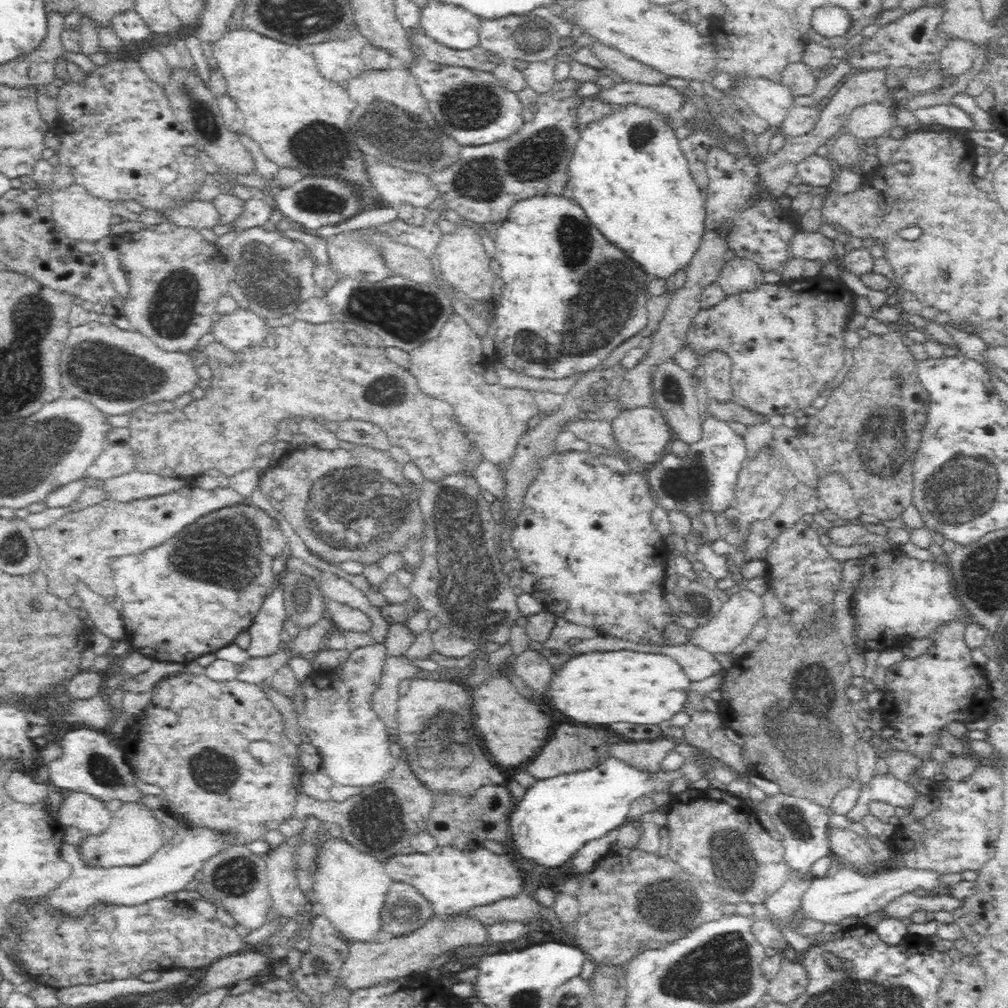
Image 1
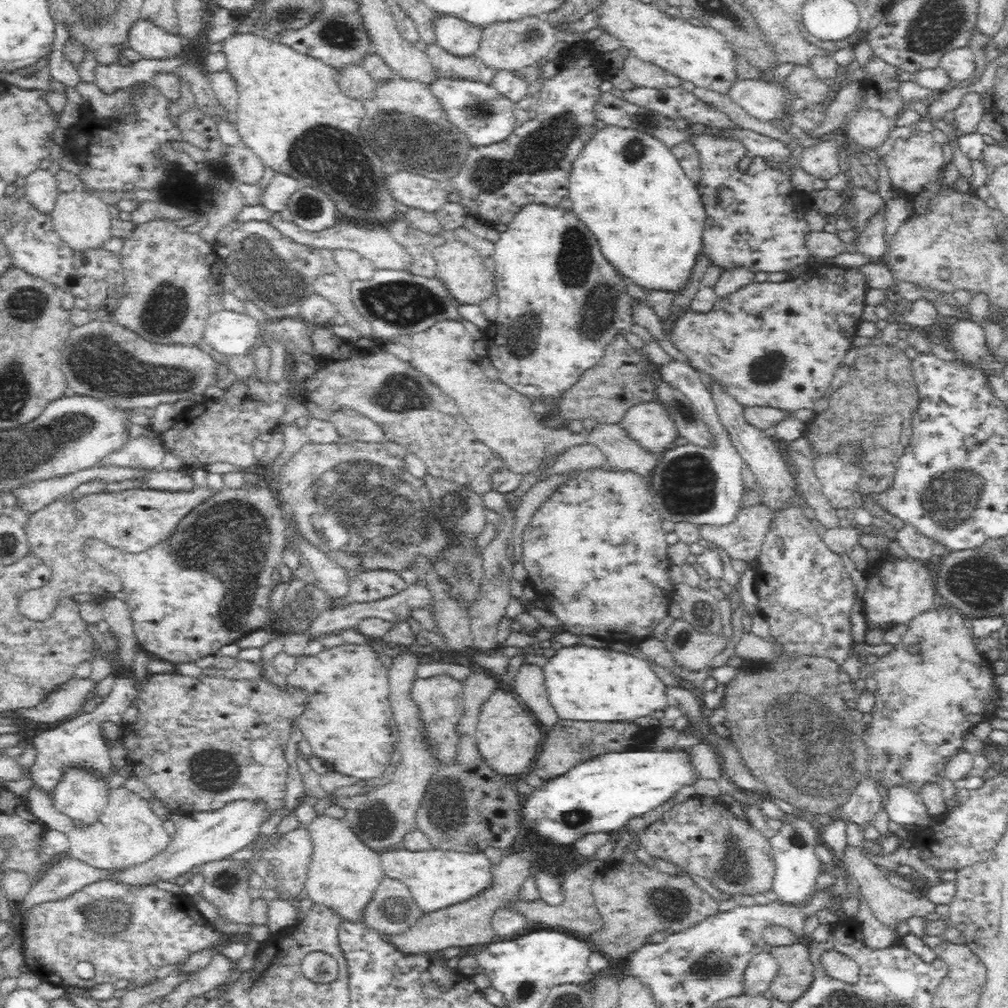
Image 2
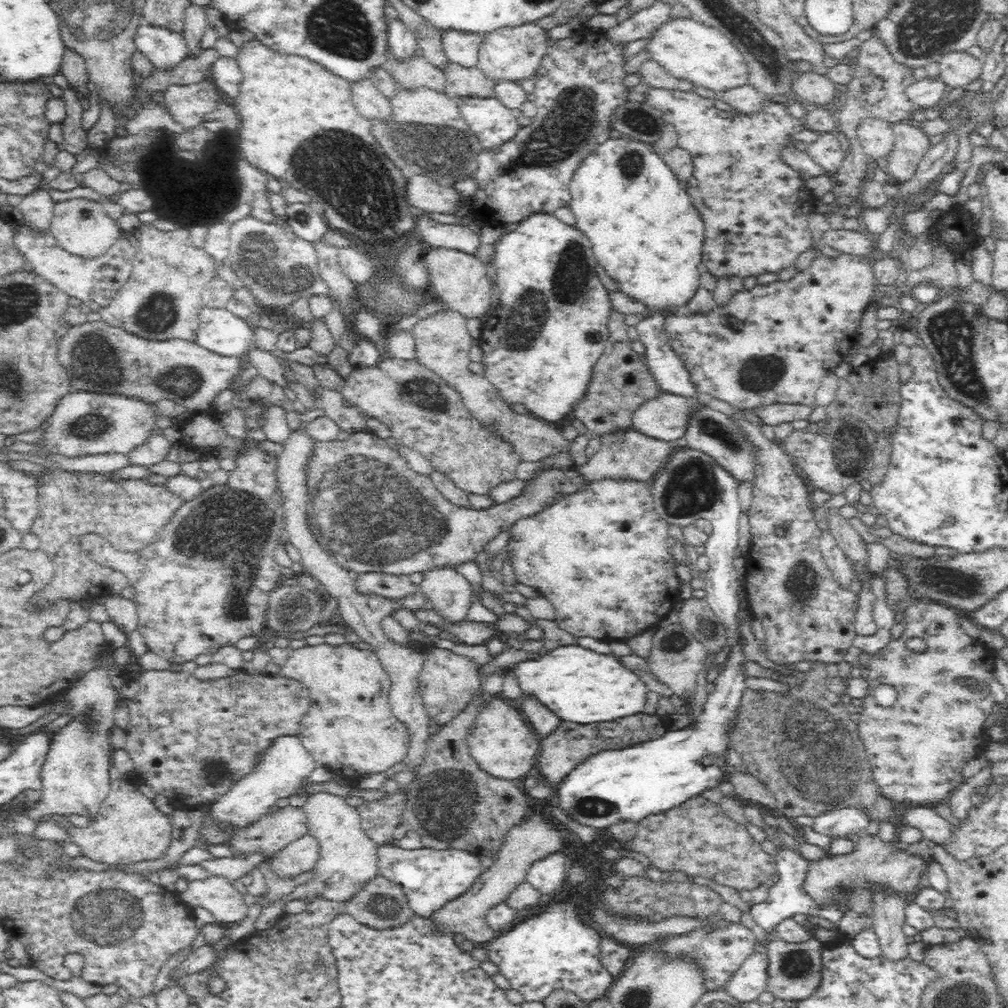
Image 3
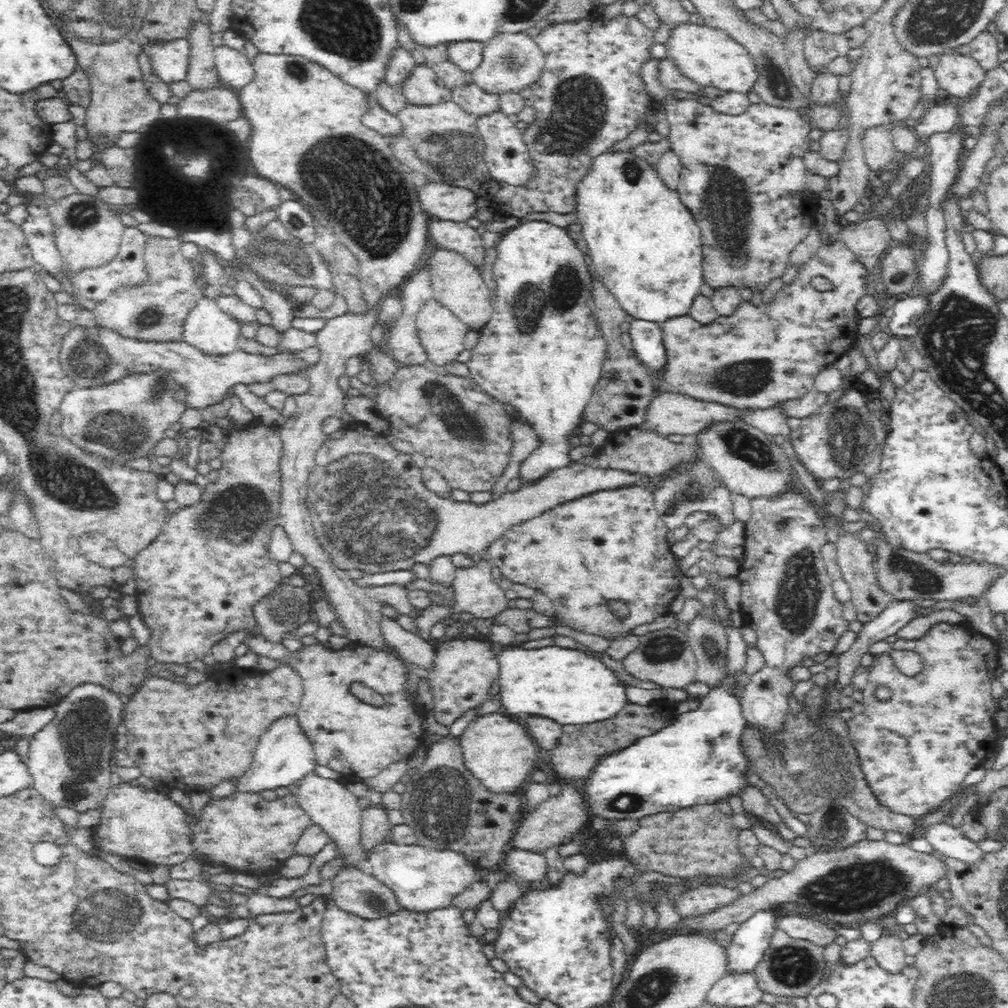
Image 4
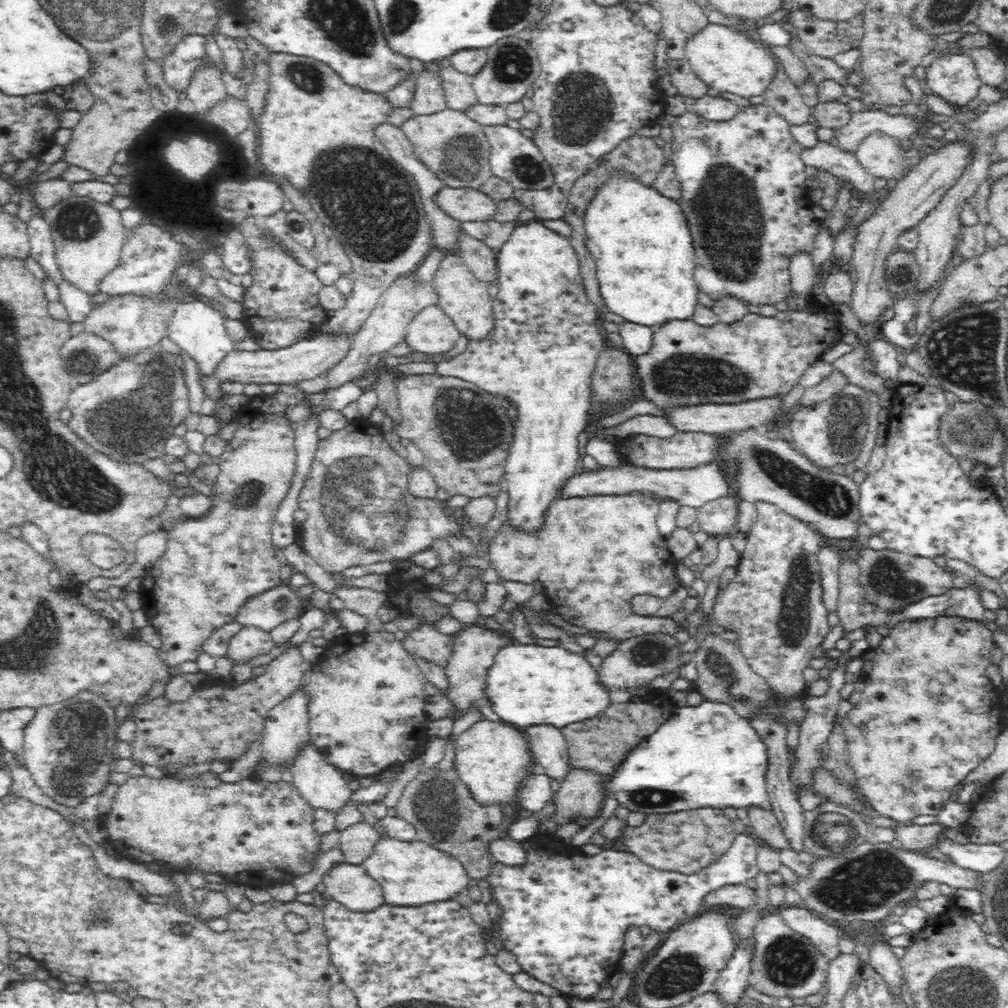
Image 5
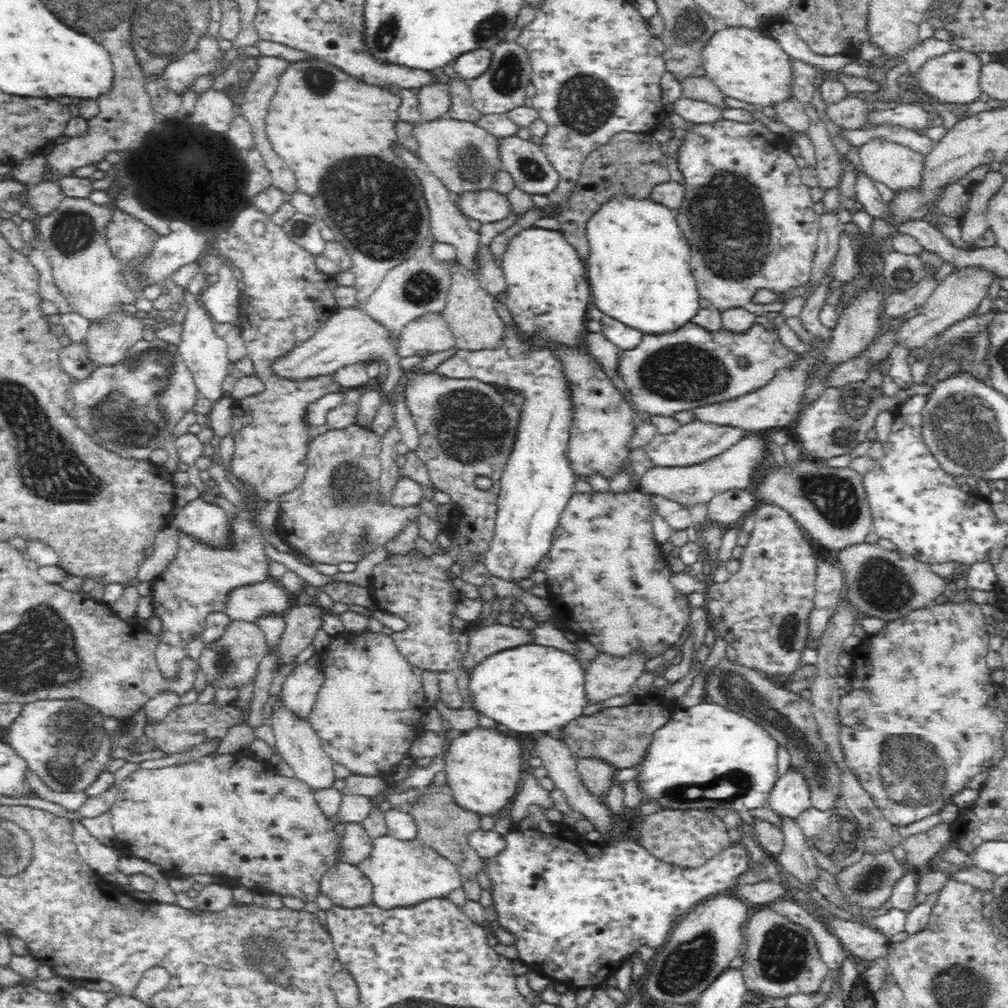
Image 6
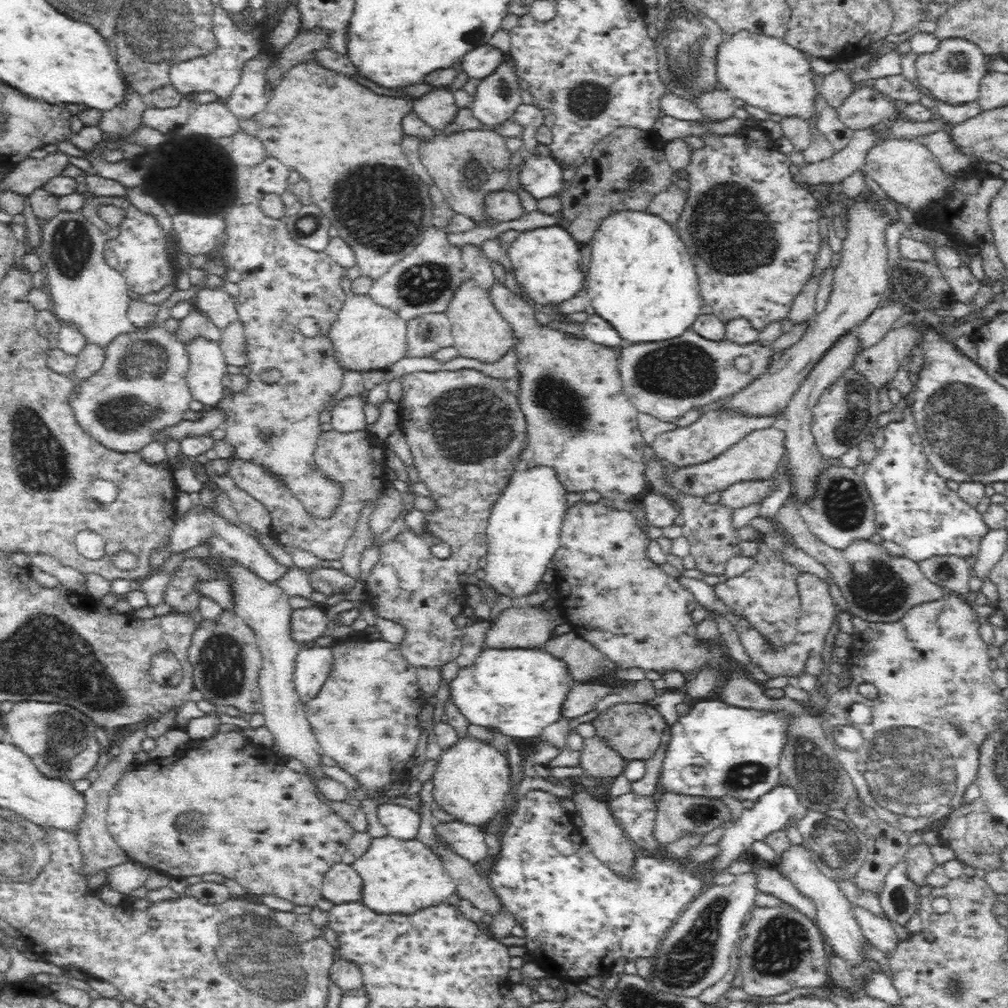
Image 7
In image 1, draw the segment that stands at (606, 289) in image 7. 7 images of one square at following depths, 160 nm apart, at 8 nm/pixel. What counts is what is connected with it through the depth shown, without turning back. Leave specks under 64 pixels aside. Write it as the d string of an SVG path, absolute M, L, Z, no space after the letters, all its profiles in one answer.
M634 102L616 104L609 113L590 121L579 133L581 135L568 164L568 178L574 186L576 203L582 204L596 228L608 240L626 248L652 279L664 280L685 269L706 231L705 194L696 184L689 160L680 148L681 140L676 136L676 130L666 122L666 116L658 109L638 106Z

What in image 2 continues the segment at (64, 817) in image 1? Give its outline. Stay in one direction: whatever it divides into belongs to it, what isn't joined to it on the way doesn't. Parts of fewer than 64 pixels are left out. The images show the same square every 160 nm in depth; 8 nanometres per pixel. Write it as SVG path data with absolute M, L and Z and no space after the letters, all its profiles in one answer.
M70 768L64 781L51 792L56 809L72 821L78 820L82 826L100 820L109 802L108 794L106 782L79 768Z

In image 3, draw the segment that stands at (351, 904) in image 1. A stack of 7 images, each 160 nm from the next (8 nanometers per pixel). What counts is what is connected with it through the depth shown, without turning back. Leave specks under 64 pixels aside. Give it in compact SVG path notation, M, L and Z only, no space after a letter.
M326 792L310 794L306 798L305 804L301 807L307 818L307 834L312 835L319 844L319 859L315 862L312 870L312 876L309 881L302 883L289 894L284 894L281 898L271 903L256 920L256 930L265 930L278 925L284 918L284 904L290 900L309 900L311 898L323 898L332 902L346 903L352 900L358 892L362 892L366 884L370 880L374 880L379 875L378 868L378 847L379 845L373 841L360 828L359 813L356 807L348 804L346 800L340 796L332 795Z

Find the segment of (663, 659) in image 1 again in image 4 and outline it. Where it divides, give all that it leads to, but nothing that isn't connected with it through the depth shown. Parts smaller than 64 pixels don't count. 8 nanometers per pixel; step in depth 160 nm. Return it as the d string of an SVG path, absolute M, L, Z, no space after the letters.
M512 645L496 657L502 706L511 715L524 712L548 716L560 724L592 724L613 718L629 704L626 683L604 662L580 650L558 646L524 650Z

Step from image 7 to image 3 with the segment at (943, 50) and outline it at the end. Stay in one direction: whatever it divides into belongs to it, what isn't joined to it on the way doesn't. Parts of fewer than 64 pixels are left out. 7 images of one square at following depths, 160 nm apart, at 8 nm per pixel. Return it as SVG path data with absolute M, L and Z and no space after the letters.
M950 52L941 57L939 63L942 82L949 90L962 88L979 80L982 72L980 59L965 52Z

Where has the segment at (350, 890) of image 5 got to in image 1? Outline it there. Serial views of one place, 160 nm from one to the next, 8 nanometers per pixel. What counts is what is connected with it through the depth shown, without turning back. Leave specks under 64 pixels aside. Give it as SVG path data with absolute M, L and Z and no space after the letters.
M393 882L382 910L383 928L394 937L406 936L422 928L432 916L435 916L430 901L405 882Z

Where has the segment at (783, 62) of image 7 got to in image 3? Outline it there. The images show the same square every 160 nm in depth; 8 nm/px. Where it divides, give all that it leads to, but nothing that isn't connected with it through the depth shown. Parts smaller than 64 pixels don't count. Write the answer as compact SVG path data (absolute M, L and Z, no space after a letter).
M674 18L656 28L648 37L644 50L650 59L680 80L688 80L693 86L722 91L749 84L746 62L740 50L716 28L689 18Z

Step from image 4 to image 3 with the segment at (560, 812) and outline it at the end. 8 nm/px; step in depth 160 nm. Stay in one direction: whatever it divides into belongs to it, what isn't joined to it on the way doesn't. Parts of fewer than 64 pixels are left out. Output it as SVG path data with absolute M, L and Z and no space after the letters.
M532 813L527 818L526 824L518 825L518 828L510 830L502 848L499 848L494 857L494 864L483 871L480 878L472 884L472 888L428 917L435 932L443 932L443 934L452 936L460 934L464 940L474 943L491 941L497 933L488 924L486 918L488 912L492 911L496 904L506 903L508 896L516 890L516 886L526 881L526 874L530 870L530 866L550 854L559 852L563 840L564 837L554 824L554 820L546 820L545 816Z

